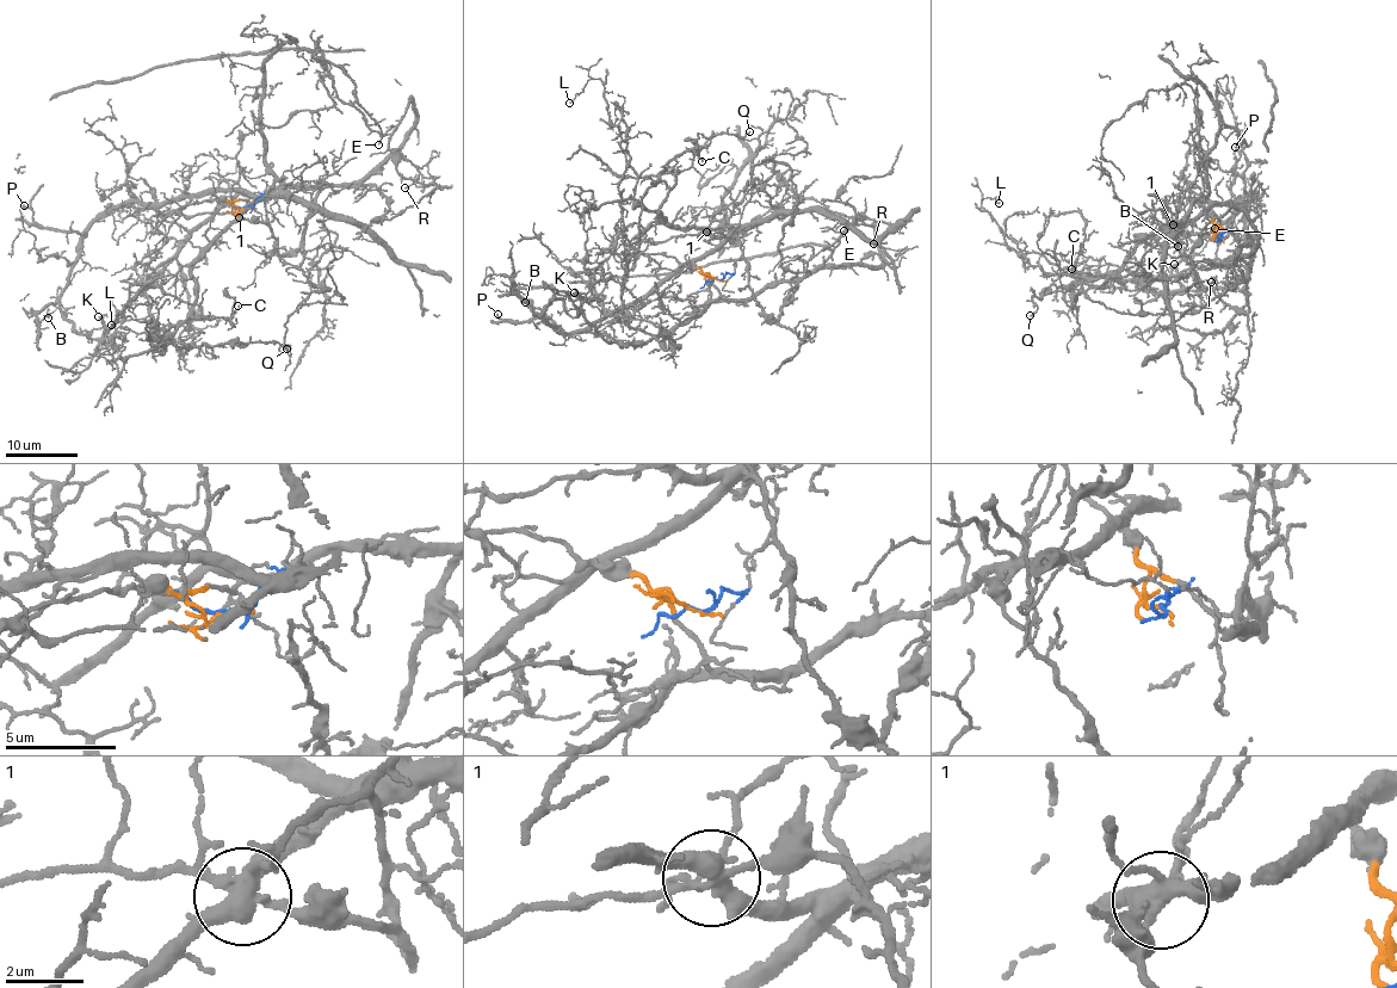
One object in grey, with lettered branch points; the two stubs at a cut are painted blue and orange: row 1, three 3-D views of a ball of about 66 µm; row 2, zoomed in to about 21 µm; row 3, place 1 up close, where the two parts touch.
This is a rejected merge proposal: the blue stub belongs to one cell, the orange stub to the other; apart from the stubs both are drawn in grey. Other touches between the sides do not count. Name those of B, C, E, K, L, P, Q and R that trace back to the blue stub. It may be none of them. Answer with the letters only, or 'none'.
B, C, L, P

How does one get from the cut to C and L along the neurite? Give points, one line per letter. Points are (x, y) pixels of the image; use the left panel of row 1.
C: (246, 208), (265, 192), (274, 193), (261, 196), (214, 236), (193, 266), (191, 315), (228, 321), (239, 306)
L: (246, 208), (274, 193), (214, 236), (192, 270), (193, 306), (167, 343), (127, 315), (111, 325)

